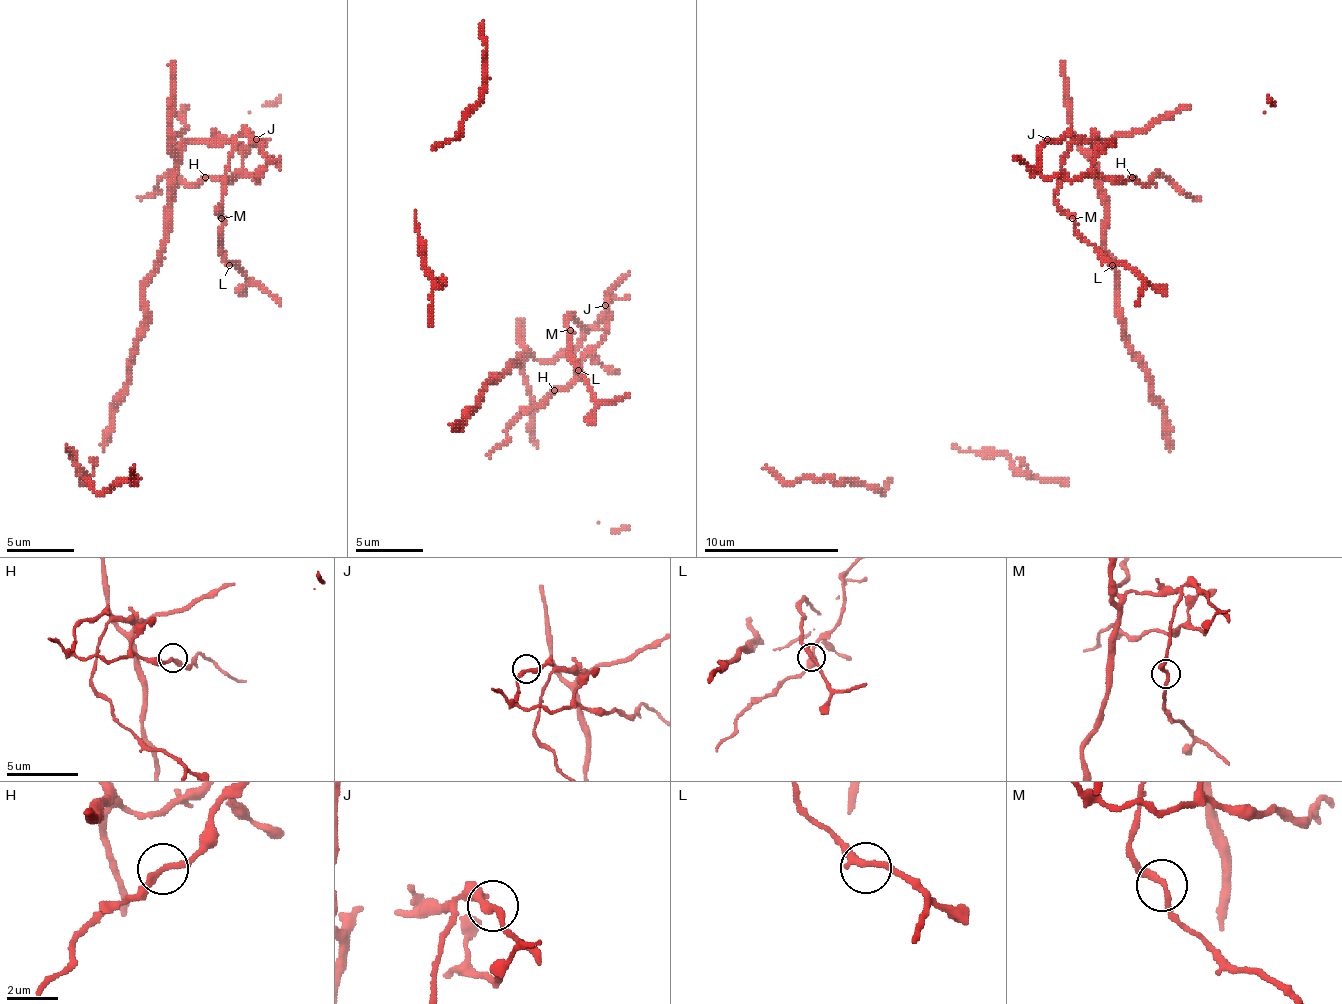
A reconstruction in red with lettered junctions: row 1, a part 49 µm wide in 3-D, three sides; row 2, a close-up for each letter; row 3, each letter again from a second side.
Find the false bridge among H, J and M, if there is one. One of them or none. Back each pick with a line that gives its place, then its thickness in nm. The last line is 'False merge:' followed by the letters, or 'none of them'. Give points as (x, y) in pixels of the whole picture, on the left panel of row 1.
False merge: none of them

